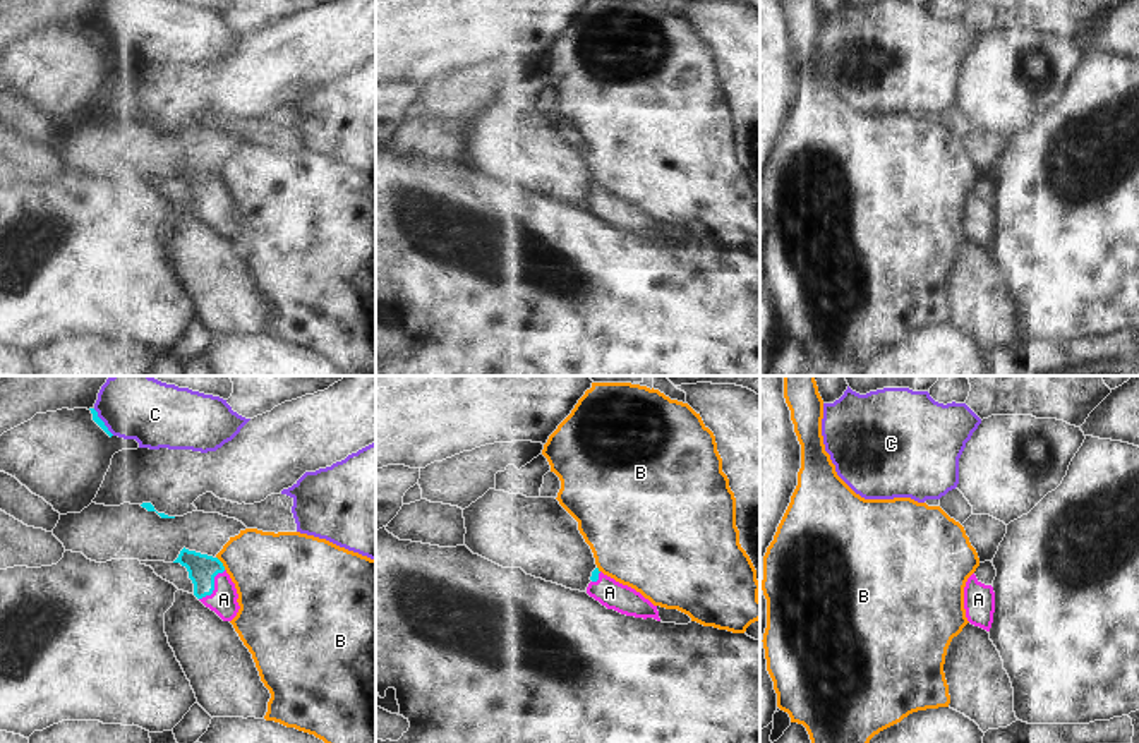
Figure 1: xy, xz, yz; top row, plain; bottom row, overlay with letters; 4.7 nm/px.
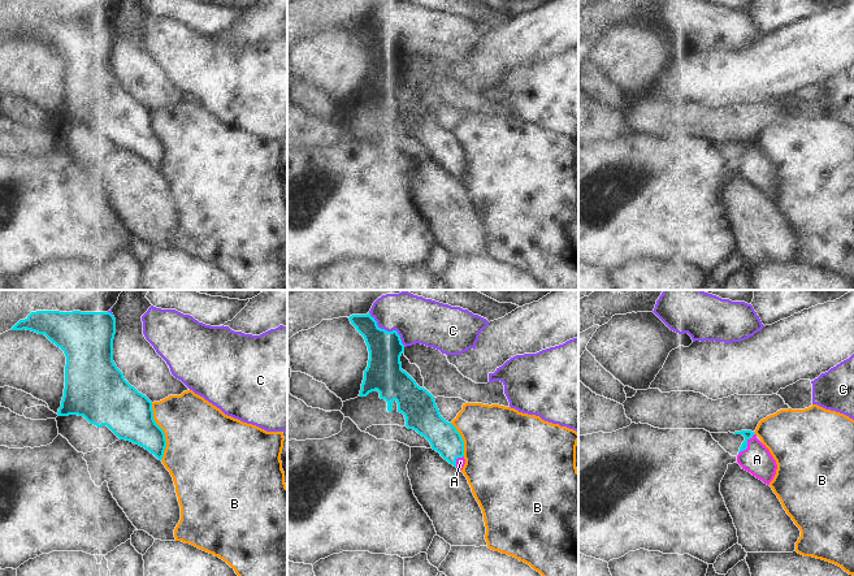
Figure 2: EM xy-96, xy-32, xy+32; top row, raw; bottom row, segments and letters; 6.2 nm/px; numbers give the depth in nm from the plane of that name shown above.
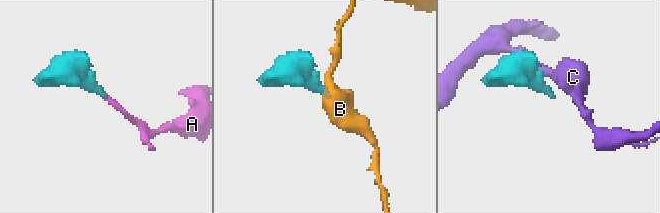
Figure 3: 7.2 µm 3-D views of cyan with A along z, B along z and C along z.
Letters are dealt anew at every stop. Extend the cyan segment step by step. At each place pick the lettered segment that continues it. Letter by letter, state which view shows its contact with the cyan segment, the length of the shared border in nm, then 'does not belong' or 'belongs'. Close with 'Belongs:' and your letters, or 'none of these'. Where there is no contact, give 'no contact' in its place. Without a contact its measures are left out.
A: xy | 190 nm | belongs
B: xy | 80 nm | does not belong
C: xy | 160 nm | does not belong
Belongs: A

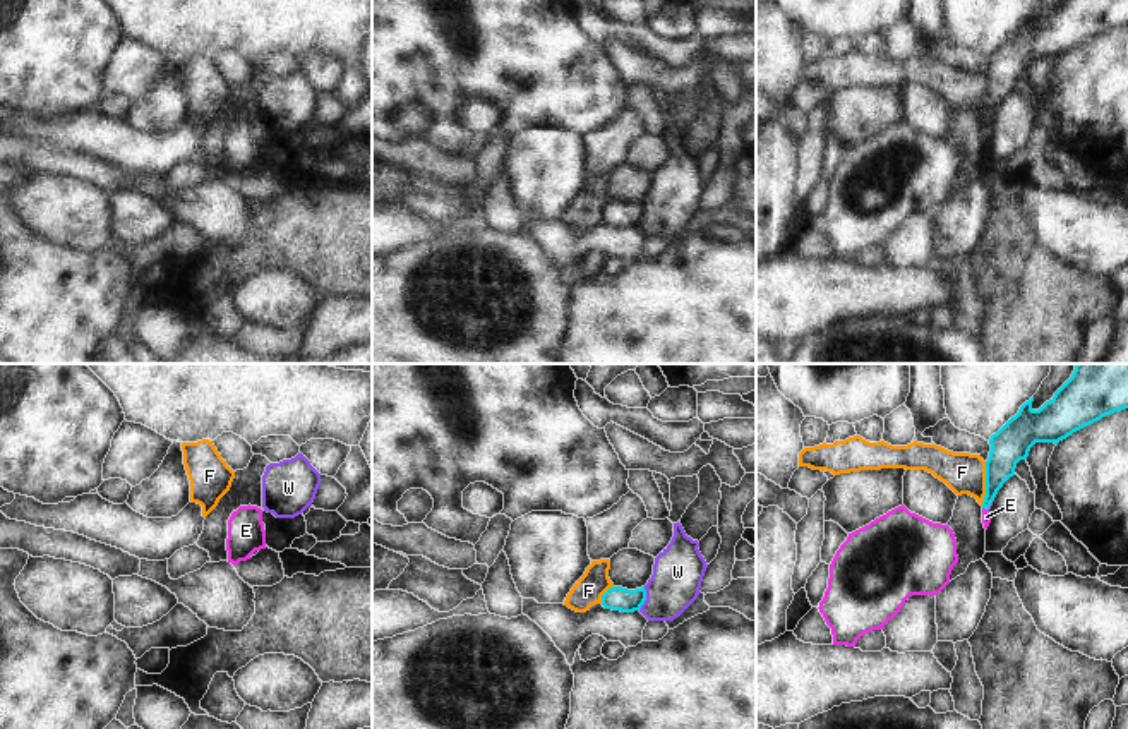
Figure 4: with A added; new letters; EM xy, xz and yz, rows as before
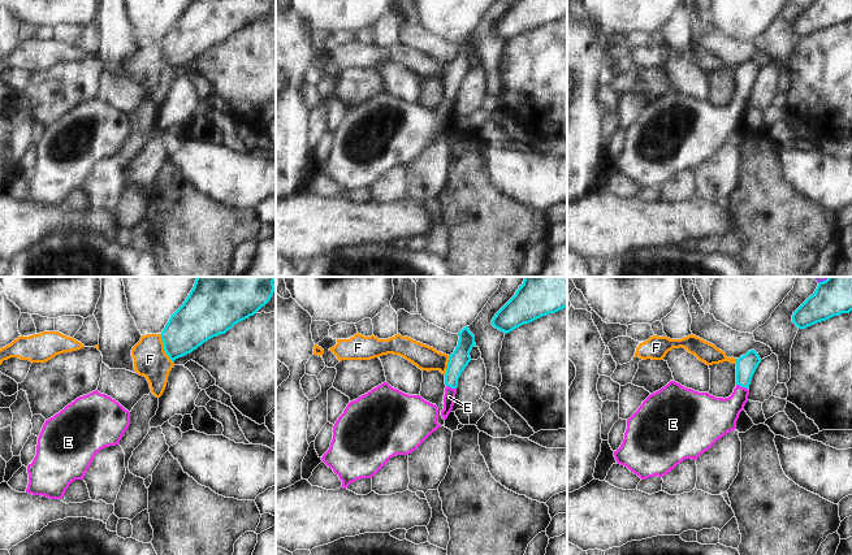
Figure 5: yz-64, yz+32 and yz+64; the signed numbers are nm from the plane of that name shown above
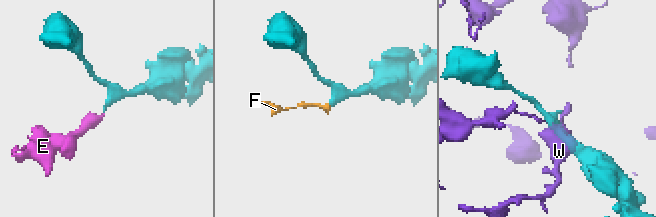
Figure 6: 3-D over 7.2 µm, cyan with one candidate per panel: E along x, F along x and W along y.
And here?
E: yz | 60 nm | belongs
F: yz | 200 nm | does not belong
W: xz | 120 nm | does not belong
Belongs: E

